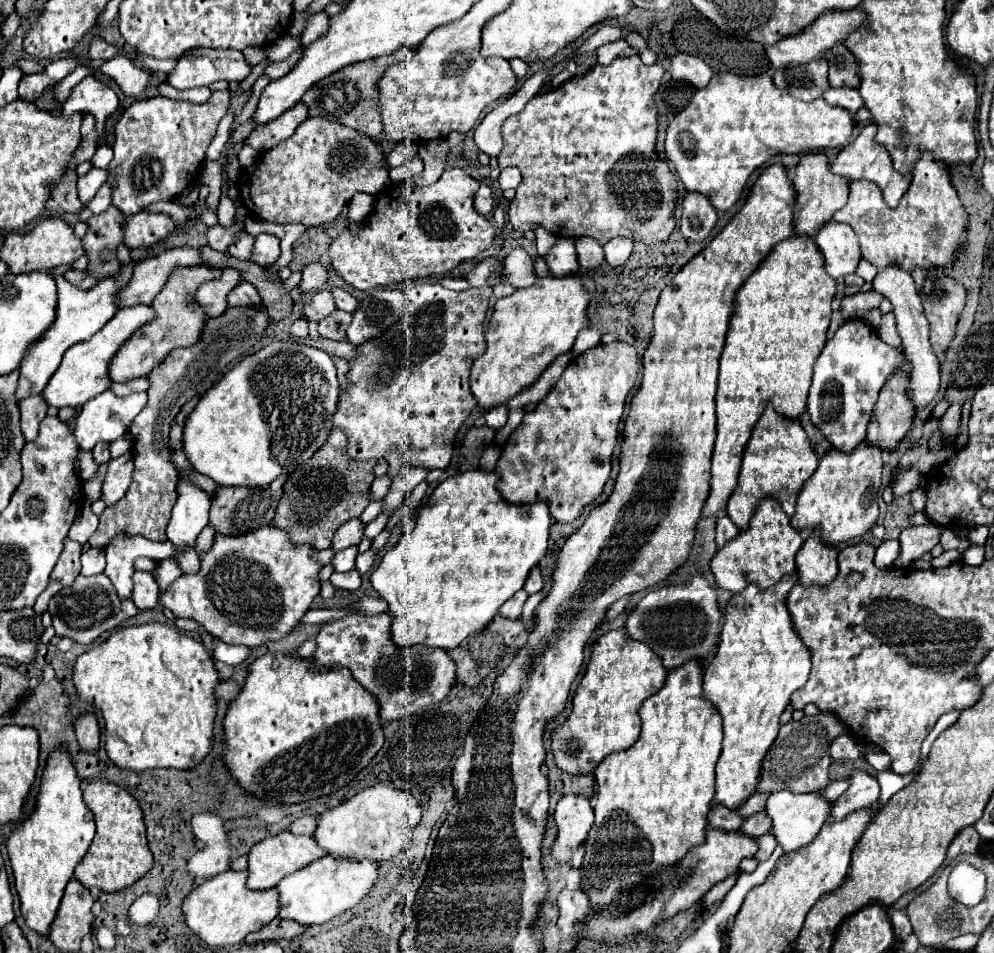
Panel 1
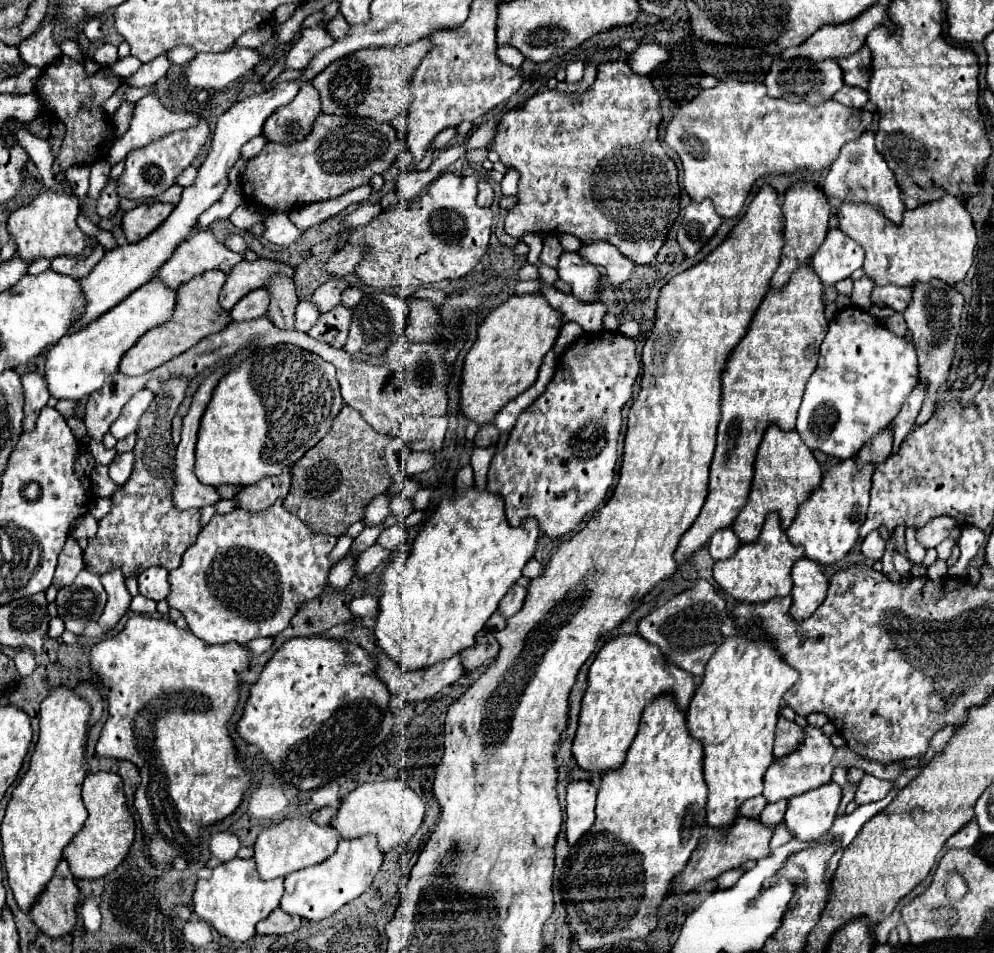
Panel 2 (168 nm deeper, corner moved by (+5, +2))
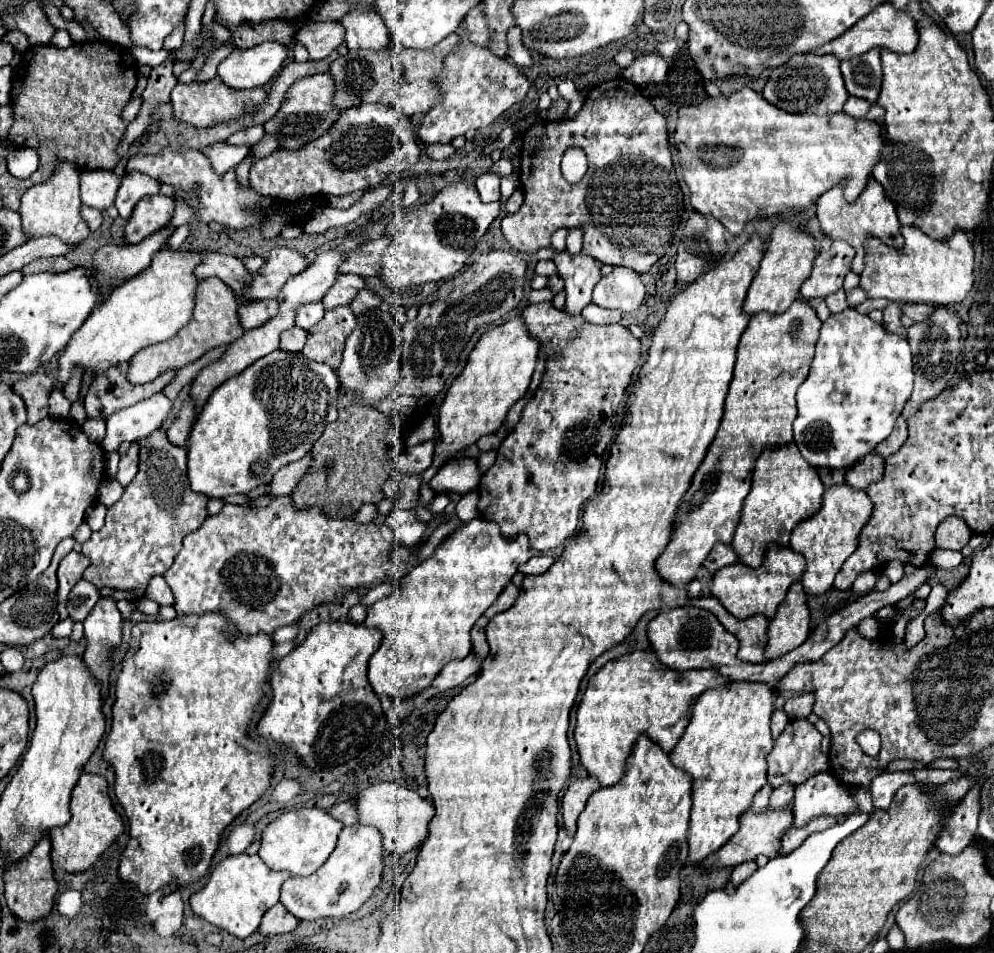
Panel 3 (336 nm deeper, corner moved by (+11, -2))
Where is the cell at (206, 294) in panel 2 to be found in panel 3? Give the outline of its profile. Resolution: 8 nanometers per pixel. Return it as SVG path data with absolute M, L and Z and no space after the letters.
M207 278L201 280L197 286L197 296L195 296L195 310L193 310L193 318L189 320L189 324L185 328L181 328L181 332L177 332L177 336L173 336L173 340L143 348L141 352L137 352L137 356L133 356L133 360L129 362L129 380L133 384L145 384L155 380L157 376L161 376L167 370L179 370L195 360L199 360L207 350L221 346L221 344L231 344L233 340L243 336L243 326L239 322L239 314L237 314L239 302L235 292L225 286L221 280L217 278Z

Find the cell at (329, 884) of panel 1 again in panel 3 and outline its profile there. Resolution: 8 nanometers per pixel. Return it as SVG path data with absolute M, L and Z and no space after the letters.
M345 826L341 840L331 852L329 860L309 876L291 876L283 882L281 902L297 920L319 920L319 918L343 918L359 910L381 884L385 866L381 832L375 826Z

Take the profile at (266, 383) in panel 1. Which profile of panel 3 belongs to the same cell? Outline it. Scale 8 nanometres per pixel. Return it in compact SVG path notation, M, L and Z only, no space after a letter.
M281 350L263 356L245 368L245 372L225 380L209 396L189 434L187 458L191 488L209 498L225 498L269 484L279 468L303 458L323 434L325 426L337 420L337 394L339 380L333 368L313 362L303 354L289 354Z

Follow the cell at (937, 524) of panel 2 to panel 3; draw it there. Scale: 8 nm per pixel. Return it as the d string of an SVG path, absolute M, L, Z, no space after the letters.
M953 516L953 518L945 518L939 524L937 536L935 536L935 544L937 544L937 548L961 550L963 546L967 546L971 536L973 536L973 530L965 524L965 520Z

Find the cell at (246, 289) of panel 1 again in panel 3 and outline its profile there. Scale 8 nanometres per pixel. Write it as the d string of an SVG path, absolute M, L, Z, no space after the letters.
M253 300L253 302L243 302L239 306L239 316L245 330L263 326L267 320L277 316L277 312L279 312L277 300Z

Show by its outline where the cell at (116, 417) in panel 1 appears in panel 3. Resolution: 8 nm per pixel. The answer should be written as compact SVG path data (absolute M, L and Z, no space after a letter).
M157 392L151 398L109 416L103 448L107 452L115 452L121 442L135 442L149 436L165 424L171 408L173 400L169 400L163 392Z

